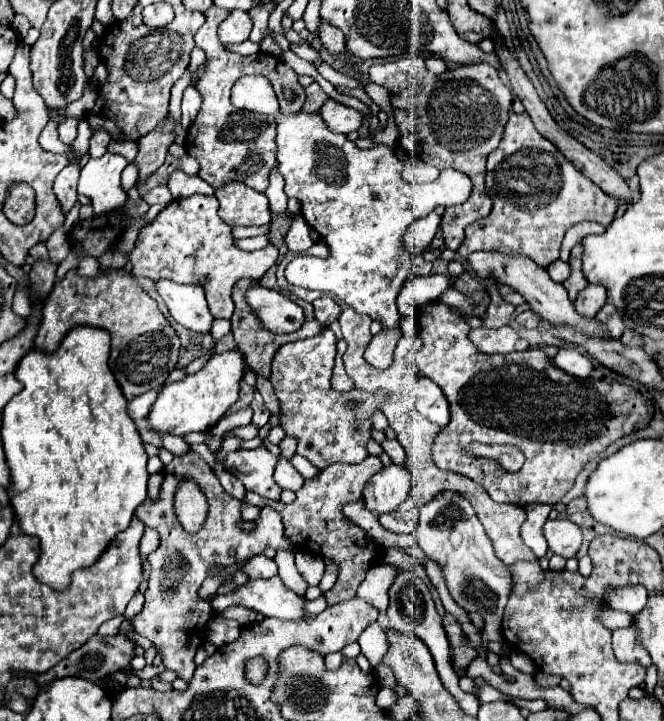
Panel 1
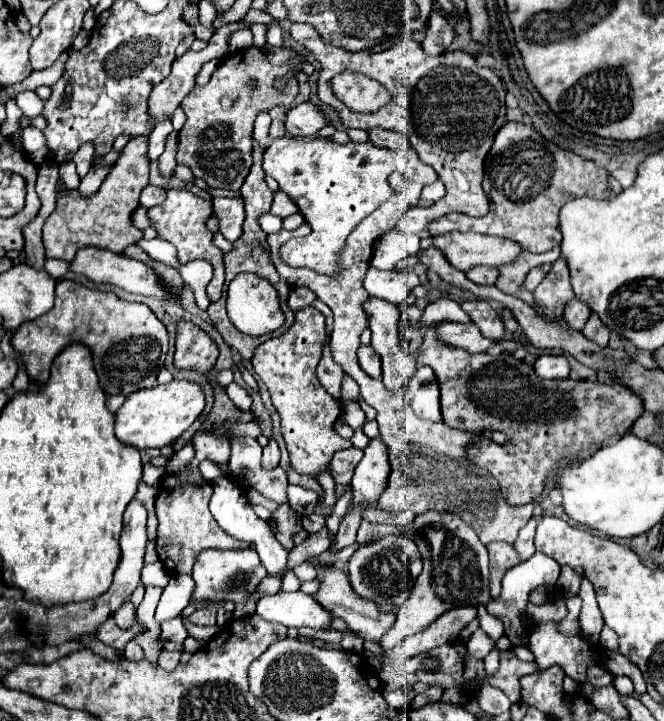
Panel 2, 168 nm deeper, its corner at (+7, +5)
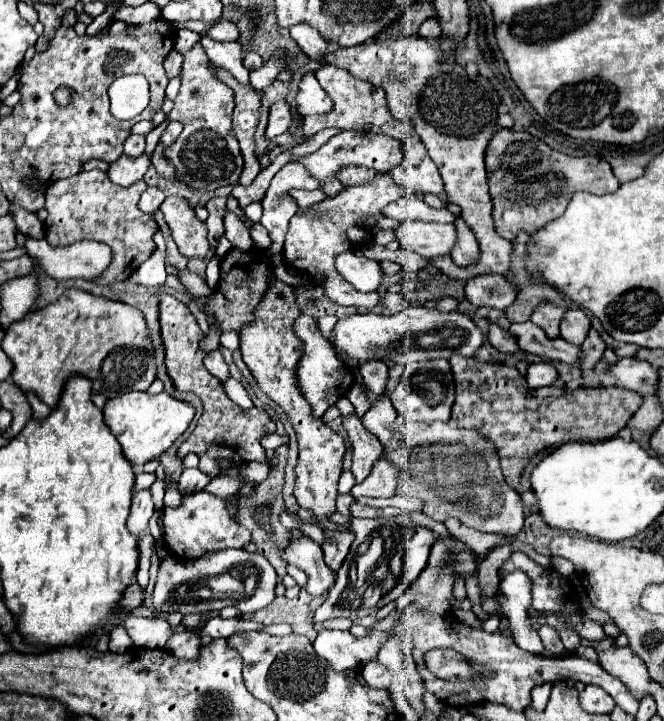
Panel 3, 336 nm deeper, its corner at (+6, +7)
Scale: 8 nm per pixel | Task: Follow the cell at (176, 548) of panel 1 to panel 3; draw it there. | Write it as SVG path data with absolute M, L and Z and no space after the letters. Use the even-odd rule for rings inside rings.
M197 492L183 498L181 508L165 508L165 544L179 558L199 558L205 550L225 550L225 548L243 548L249 544L249 532L235 524L227 514L223 498L217 498L209 492Z

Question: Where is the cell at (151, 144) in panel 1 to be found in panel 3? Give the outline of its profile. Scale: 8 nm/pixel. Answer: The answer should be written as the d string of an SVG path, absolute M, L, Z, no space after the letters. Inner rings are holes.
M81 170L69 178L57 180L47 190L45 210L49 212L45 220L45 238L53 246L65 246L77 240L97 240L111 248L113 260L109 270L95 278L95 284L107 286L113 282L127 280L157 248L153 242L157 222L153 216L143 214L137 208L139 196L145 190L145 182L139 180L129 188L117 186L109 180L103 170Z

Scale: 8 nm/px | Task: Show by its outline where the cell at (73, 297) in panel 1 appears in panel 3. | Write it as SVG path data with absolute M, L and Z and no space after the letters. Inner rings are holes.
M79 288L67 290L57 302L27 314L17 324L11 324L7 328L1 348L15 366L11 372L11 380L23 392L33 392L49 408L57 406L65 382L77 374L89 378L93 384L93 392L99 392L107 398L113 398L125 390L147 390L155 380L153 350L143 314L133 306L127 306L123 302L111 302L107 298L93 296Z

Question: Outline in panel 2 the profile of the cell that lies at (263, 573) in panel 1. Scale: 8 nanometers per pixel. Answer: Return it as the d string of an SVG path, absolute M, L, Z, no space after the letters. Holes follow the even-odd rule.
M248 548L248 550L240 550L240 552L224 552L224 550L202 550L198 556L196 556L196 562L194 562L194 572L192 572L192 578L196 582L196 588L194 588L194 596L192 600L202 600L202 598L208 598L208 600L232 600L236 604L236 610L234 610L234 618L240 618L240 616L248 616L254 612L254 606L256 606L256 600L258 598L252 598L250 592L258 586L258 582L266 576L266 570L258 558L258 552Z

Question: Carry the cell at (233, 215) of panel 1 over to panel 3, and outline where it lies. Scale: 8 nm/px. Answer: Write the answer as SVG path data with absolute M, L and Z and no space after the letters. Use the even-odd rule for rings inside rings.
M227 212L225 216L225 234L223 234L233 248L241 248L241 250L251 250L255 244L249 236L249 230L247 226L233 214L233 212Z

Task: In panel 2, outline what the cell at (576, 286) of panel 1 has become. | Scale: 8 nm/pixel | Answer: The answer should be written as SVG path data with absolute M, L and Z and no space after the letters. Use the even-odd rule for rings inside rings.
M560 256L554 264L552 270L546 274L546 278L538 284L534 290L534 302L536 310L550 318L556 320L562 316L566 302L574 296L572 286L570 286L570 272L566 260Z

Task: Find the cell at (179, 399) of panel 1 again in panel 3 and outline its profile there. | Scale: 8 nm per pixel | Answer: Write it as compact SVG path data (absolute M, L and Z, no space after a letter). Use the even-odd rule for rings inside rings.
M123 392L103 406L105 424L119 440L125 458L139 468L149 460L159 458L191 424L195 408L187 402L175 400L169 394L147 394L147 392Z

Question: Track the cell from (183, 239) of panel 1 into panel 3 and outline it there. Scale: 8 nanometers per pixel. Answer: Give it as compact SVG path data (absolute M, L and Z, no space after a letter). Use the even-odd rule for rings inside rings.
M169 196L159 210L165 214L165 220L171 228L171 236L183 256L191 258L207 254L209 242L205 238L207 236L205 222L197 220L195 212L189 208L185 200Z

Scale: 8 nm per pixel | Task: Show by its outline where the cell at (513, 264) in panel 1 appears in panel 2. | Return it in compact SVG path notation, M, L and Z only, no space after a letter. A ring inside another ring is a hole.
M452 232L444 236L434 236L432 246L436 246L446 256L446 260L462 272L468 272L476 266L500 268L516 262L524 252L524 248L520 248L516 242L474 232Z

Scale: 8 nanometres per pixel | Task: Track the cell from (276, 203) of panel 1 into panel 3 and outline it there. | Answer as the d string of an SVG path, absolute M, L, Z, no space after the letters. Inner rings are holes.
M201 38L201 44L213 64L227 68L239 82L249 86L249 72L241 62L241 46L237 42L217 42L213 38Z

